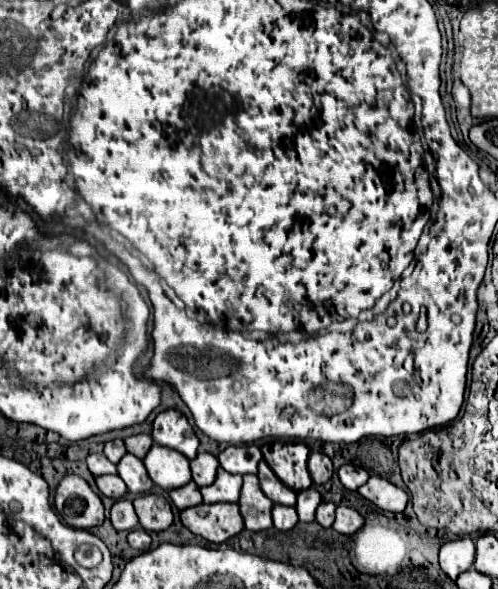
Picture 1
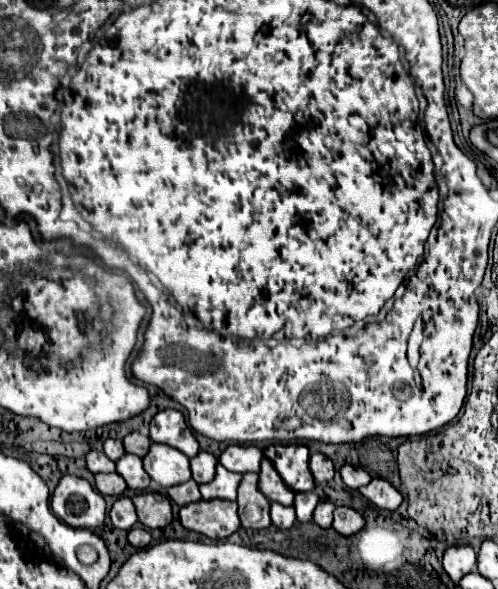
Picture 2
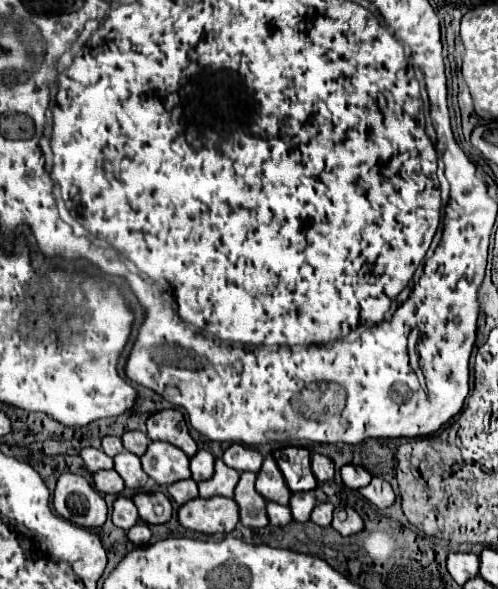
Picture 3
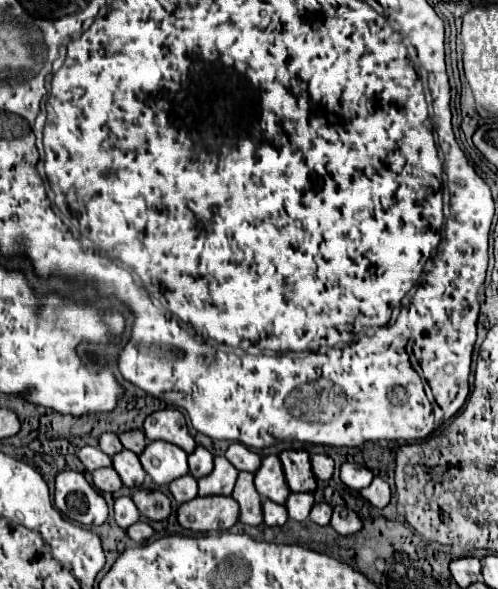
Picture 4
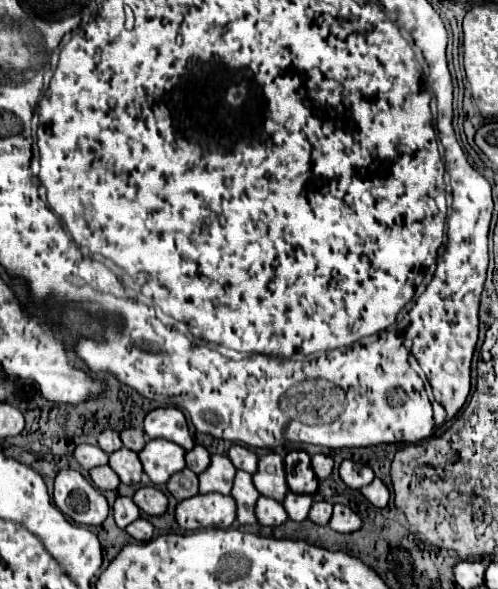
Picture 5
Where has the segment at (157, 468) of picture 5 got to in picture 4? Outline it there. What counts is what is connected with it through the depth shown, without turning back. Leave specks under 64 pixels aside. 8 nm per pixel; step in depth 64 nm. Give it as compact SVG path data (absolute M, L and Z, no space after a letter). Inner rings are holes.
M150 442L146 450L140 454L140 462L146 470L146 474L158 484L170 484L178 476L188 474L186 464L186 452L170 442Z

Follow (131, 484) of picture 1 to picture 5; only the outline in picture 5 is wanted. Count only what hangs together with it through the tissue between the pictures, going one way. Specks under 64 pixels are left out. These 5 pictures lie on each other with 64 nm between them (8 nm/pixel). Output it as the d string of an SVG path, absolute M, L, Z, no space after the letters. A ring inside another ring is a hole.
M120 448L110 454L110 468L118 474L122 484L138 484L142 478L142 464L136 452Z

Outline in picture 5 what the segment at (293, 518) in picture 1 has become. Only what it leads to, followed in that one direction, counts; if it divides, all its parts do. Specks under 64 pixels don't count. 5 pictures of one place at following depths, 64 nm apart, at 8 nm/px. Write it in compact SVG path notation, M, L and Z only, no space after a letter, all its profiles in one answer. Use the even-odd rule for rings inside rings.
M260 496L256 502L256 518L258 518L258 524L262 526L278 526L288 520L284 506L266 496Z

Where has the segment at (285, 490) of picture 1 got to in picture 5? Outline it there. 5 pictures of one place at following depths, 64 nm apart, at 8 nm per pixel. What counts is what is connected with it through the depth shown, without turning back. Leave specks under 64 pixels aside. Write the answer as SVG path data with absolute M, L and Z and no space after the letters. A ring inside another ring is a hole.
M266 454L258 462L258 470L254 474L254 486L262 496L274 498L278 502L284 500L288 492L286 474L284 474L284 460L278 454Z

